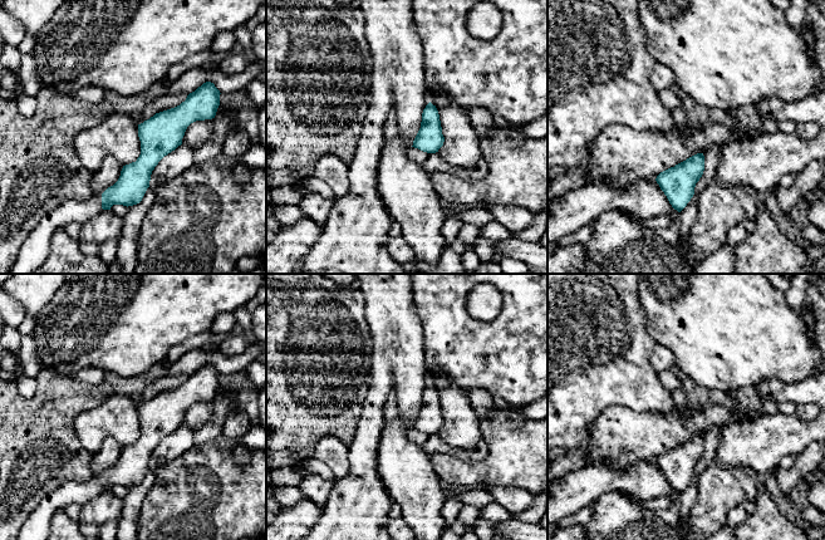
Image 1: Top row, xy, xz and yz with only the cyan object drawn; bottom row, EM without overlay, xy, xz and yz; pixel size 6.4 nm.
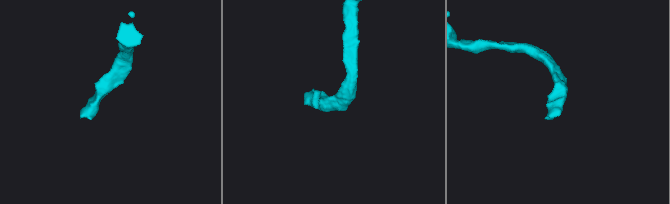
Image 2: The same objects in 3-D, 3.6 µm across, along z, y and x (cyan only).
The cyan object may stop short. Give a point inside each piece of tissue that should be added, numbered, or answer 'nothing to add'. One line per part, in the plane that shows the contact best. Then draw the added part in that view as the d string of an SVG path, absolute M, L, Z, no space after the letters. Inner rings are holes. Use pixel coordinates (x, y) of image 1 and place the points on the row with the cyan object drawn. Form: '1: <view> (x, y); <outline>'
1: xy (35, 249); M102 193L88 200L68 200L48 212L25 239L14 266L8 274L33 274L50 251L50 240L58 229L78 222L88 222L103 211Z

